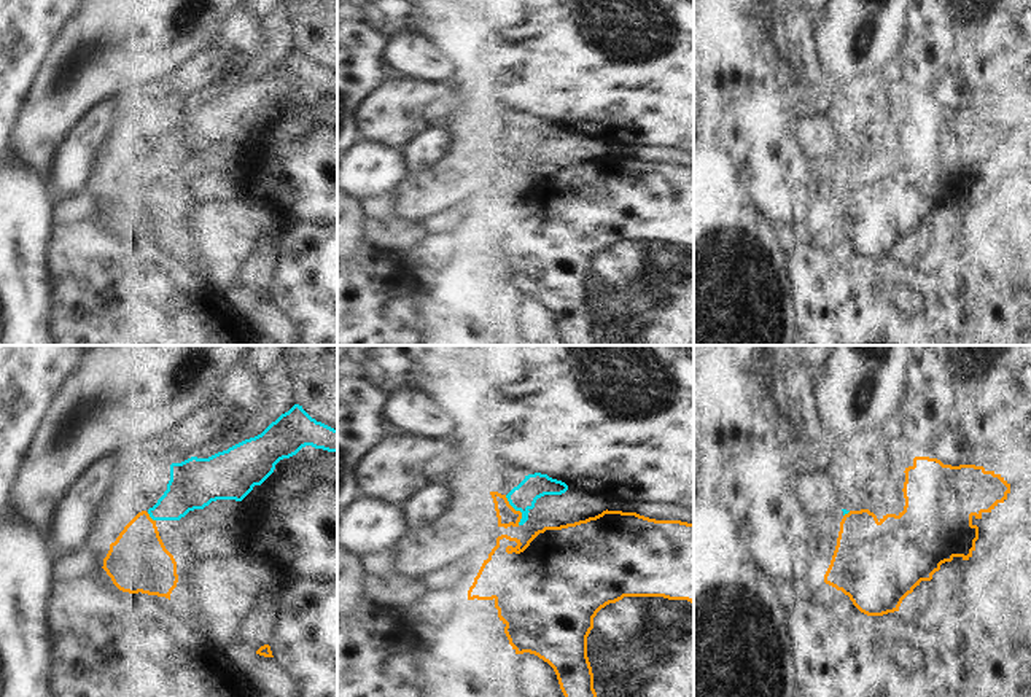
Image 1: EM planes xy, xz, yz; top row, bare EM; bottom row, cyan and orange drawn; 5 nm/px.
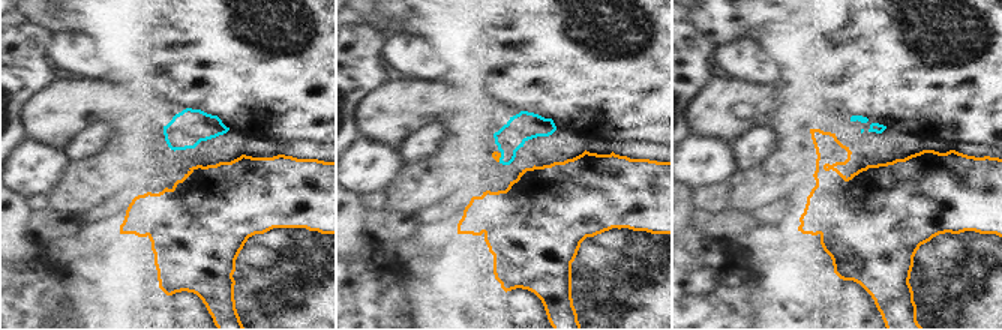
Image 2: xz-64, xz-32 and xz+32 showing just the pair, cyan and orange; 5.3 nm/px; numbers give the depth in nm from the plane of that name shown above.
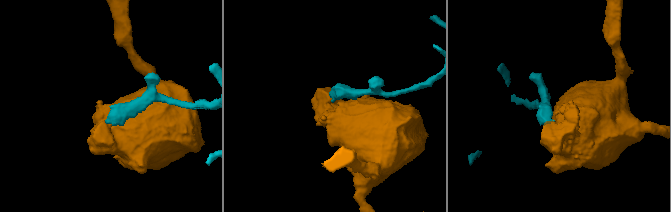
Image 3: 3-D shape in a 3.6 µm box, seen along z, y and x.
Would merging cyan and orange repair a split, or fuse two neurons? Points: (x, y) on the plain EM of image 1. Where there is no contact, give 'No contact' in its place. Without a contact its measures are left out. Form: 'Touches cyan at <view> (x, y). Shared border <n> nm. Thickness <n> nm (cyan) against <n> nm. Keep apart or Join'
Touches cyan at xz (517, 153). Shared border 170 nm. Thickness 130 nm (cyan) against 100 nm. Keep apart.

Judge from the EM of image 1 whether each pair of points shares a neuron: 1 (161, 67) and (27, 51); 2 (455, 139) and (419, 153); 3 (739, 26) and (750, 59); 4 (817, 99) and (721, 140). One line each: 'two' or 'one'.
1: two
2: one
3: one
4: two

